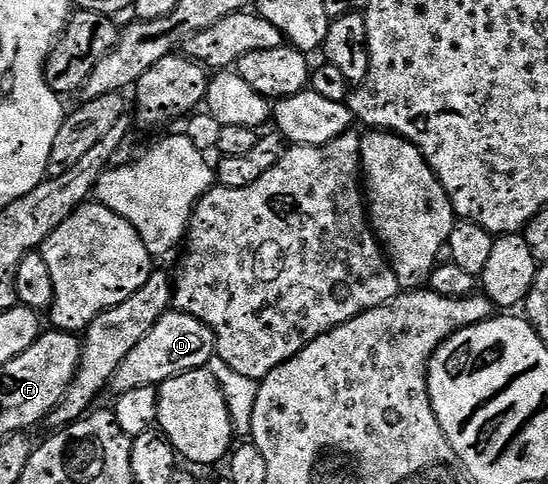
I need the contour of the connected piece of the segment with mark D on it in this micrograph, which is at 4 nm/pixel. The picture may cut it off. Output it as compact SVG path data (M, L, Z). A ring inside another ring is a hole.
M170 310L151 326L147 338L123 358L119 370L114 374L111 388L120 394L136 388L151 388L166 384L179 374L187 374L196 368L204 368L215 356L215 337L207 325L194 316L188 316L176 310Z

